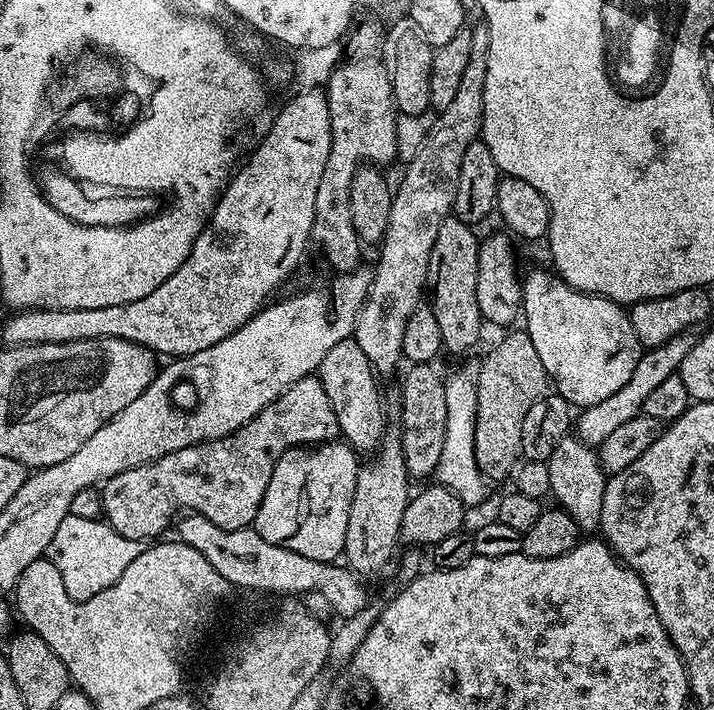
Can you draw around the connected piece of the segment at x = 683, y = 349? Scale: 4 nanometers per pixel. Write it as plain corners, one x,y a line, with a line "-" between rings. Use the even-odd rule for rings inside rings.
691,331
683,332
681,336
670,338
670,342
662,342
662,346
647,349
641,355
638,366
634,366
634,374
630,374
630,382
618,390
618,394
610,394
610,398
602,398
602,402
592,404
583,409
575,417
574,428
583,439
593,446
606,442
607,436
618,426
630,422
630,418
641,415
644,411
646,398
662,383
665,378
677,375
680,370
682,358
690,354
690,350
697,342
697,337

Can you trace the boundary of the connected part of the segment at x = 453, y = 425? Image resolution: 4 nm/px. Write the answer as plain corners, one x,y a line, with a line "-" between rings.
471,375
452,376
446,380
446,442
442,446
442,458
438,462
434,476
439,483
456,492
466,506
476,504
484,496
486,478
480,472
474,450
474,430
476,429
476,381

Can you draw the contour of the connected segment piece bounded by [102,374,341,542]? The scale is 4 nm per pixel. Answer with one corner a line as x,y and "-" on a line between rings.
319,375
303,376
229,436
186,446
104,481
103,515
118,534
141,542
156,538
151,536
167,526
164,507
171,500
184,508
180,510
204,516
226,530
249,527
255,521
278,458
291,448
332,442
340,435
334,406

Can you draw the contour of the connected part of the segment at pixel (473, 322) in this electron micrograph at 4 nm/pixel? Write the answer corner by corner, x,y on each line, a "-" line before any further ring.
455,214
444,219
438,230
438,238
434,238
434,250
430,250
430,266
428,267
427,287
432,292
430,306
434,316
438,318
438,330
442,330
442,342
447,351
468,352
480,340
482,321
478,310
478,254
481,241
476,240
473,225
460,220

